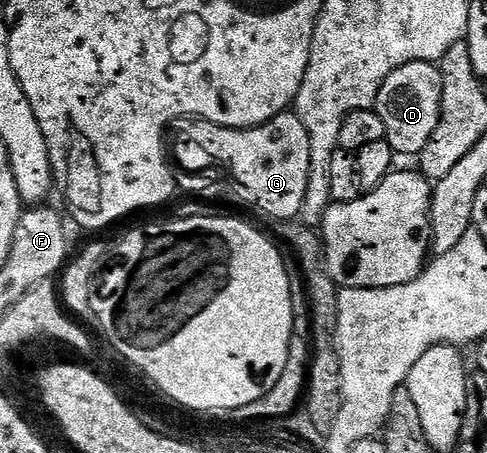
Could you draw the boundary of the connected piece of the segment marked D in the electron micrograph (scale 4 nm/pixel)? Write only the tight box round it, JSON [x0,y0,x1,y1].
[374,61,442,157]

